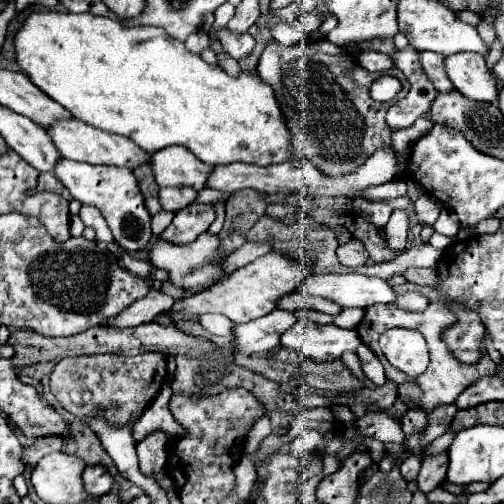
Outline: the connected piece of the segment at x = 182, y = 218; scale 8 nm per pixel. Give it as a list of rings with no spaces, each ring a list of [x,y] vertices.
[[[193,204],[175,214],[171,226],[159,238],[171,244],[191,244],[213,224],[215,216],[217,214],[211,204]]]

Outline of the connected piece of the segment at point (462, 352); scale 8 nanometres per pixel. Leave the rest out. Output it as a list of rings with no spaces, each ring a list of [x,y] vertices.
[[[451,302],[451,310],[457,316],[457,324],[447,328],[447,334],[443,332],[445,344],[461,364],[475,364],[481,356],[479,348],[483,346],[485,326],[481,318],[463,304]]]

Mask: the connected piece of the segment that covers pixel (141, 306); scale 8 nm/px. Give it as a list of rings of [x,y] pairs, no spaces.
[[[151,290],[145,298],[137,300],[133,306],[129,306],[121,316],[117,316],[117,320],[109,320],[107,326],[117,326],[117,328],[131,328],[143,322],[153,320],[155,316],[159,316],[159,312],[167,310],[173,302],[169,302],[169,298],[159,292],[159,290]]]

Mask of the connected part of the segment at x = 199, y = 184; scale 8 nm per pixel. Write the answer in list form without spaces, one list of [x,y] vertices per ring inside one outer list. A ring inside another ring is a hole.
[[[181,146],[155,152],[151,166],[159,188],[191,186],[197,192],[207,186],[207,178],[213,172],[211,166],[201,164],[201,160],[197,160],[187,148]]]

